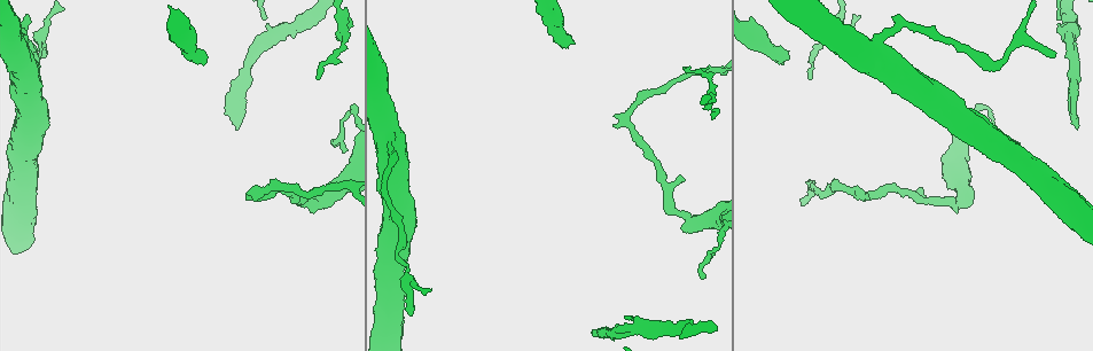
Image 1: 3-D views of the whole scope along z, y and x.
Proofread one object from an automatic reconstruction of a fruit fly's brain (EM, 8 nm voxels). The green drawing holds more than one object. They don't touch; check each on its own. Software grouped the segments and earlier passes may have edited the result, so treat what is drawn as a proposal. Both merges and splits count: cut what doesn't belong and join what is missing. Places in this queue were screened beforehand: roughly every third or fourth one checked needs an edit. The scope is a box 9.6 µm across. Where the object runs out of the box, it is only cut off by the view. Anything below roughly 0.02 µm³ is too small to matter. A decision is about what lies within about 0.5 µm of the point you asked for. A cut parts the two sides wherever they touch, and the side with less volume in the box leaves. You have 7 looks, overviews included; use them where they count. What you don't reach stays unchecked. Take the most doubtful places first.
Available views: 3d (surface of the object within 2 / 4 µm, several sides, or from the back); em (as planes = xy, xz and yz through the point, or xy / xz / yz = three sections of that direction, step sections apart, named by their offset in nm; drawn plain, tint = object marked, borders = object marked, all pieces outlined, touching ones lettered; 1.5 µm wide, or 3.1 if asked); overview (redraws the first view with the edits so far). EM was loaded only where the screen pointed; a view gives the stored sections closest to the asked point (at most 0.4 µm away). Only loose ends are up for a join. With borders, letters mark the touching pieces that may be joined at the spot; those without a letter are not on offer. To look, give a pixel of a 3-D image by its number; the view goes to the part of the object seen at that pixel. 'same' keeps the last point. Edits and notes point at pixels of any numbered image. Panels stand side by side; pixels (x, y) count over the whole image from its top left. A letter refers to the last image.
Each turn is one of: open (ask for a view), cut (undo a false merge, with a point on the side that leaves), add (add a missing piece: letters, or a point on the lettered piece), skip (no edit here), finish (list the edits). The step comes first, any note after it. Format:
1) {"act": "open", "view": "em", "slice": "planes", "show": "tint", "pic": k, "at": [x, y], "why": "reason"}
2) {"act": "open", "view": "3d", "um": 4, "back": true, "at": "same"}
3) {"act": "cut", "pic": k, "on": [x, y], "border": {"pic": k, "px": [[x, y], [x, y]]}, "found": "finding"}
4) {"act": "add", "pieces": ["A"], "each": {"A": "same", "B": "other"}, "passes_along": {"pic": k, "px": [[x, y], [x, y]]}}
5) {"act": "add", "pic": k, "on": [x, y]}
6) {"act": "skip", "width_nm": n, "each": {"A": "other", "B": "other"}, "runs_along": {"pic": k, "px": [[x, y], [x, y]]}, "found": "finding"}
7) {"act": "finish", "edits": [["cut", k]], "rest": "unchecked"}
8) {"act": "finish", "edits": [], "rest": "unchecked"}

{"act": "open", "view": "3d", "um": 2, "back": true, "pic": 1, "at": [399, 256]}

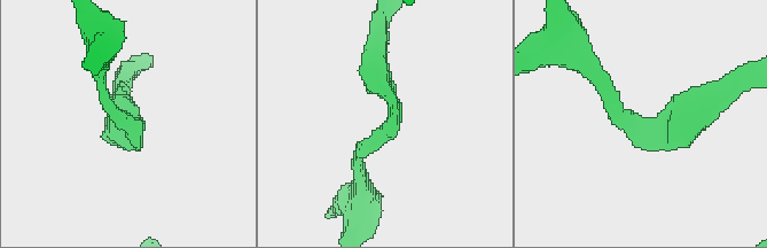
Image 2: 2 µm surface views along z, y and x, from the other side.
{"act": "open", "view": "em", "slice": "xy", "step": 4, "show": "borders", "pic": 2, "at": [640, 130], "why": "now the EM"}

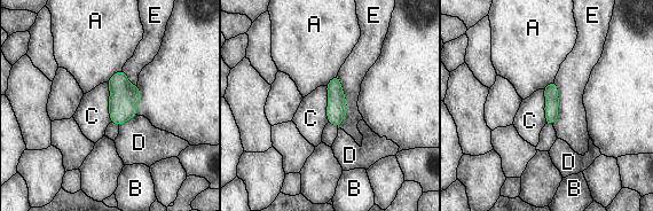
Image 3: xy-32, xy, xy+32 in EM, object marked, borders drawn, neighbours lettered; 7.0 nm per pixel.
{"act": "skip", "each": {"A": "other", "B": "other", "C": "other", "D": "other", "E": "other"}, "runs_along": {"pic": 3, "px": [[552, 85], [551, 117], [549, 120]]}, "found": "one neuron here"}

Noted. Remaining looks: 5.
{"act": "open", "view": "3d", "um": 4, "pic": 1, "at": [315, 77], "why": "branch stops here"}

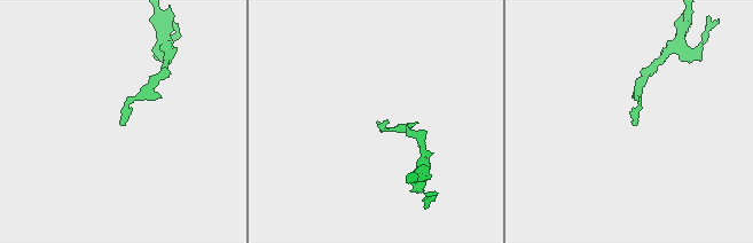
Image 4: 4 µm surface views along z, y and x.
{"act": "open", "view": "em", "slice": "planes", "show": "plain", "pic": 4, "at": [377, 121], "why": "shape alone is not enough"}

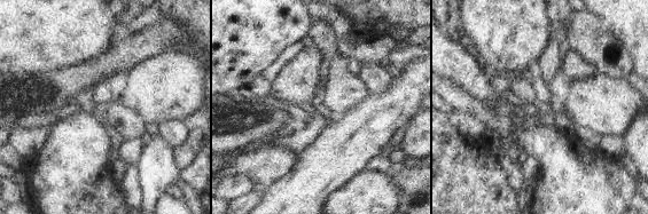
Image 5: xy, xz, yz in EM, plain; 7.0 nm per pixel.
{"act": "open", "view": "em", "slice": "planes", "show": "borders", "at": "same"}

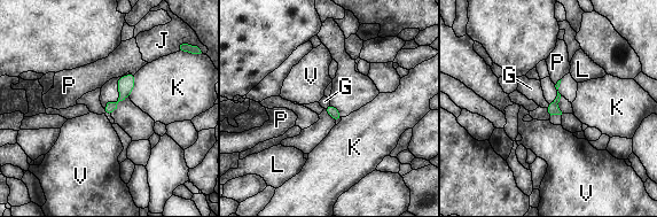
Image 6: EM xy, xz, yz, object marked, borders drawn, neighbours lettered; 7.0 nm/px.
{"act": "skip", "width_nm": 70, "each": {"G": "other", "J": "other", "K": "other", "L": "other", "P": "other", "V": "other"}, "runs_along": {"pic": 6, "px": [[132, 77], [123, 95], [107, 110]]}, "found": "no lettered piece goes on from it"}

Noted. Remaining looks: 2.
{"act": "open", "view": "em", "slice": "planes", "show": "borders", "pic": 1, "at": [961, 192], "why": "calibre changes"}

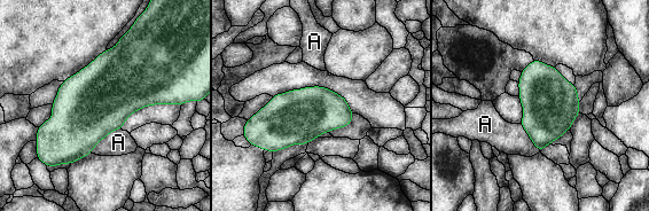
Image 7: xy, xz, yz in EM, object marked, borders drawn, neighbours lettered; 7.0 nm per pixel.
{"act": "skip", "longest_contact_nm": ["A", 280], "each": {"A": "other"}, "border": {"pic": 7, "px": [[120, 127], [108, 133], [91, 153]]}, "found": "all the same neuron"}

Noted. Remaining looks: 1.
{"act": "finish", "edits": [], "rest": "unchecked"}

